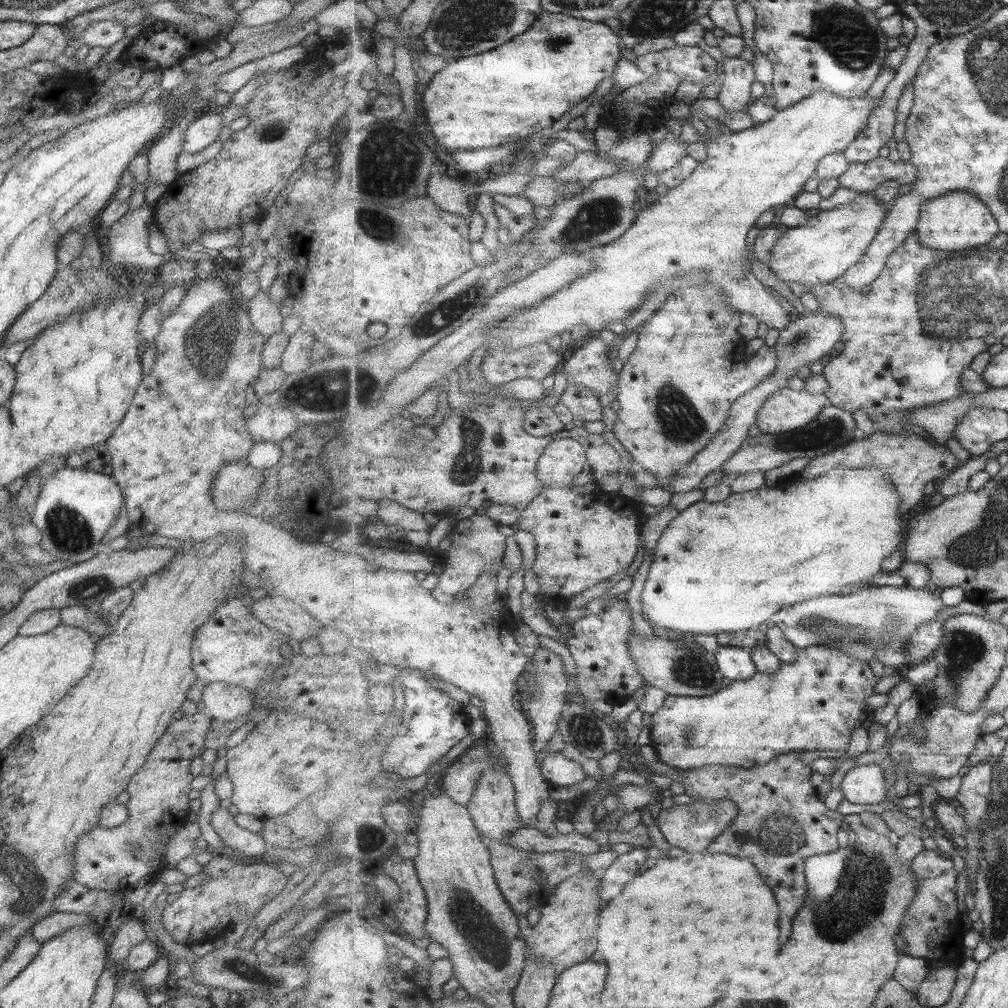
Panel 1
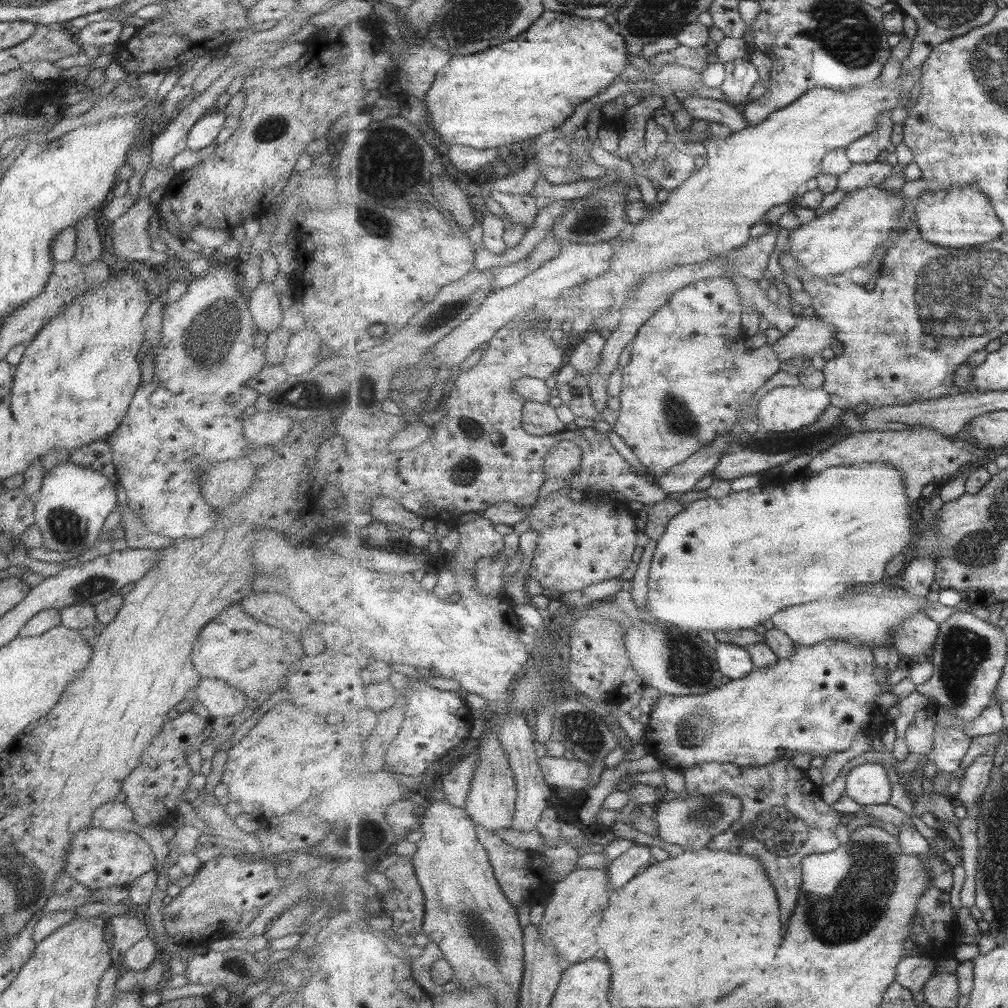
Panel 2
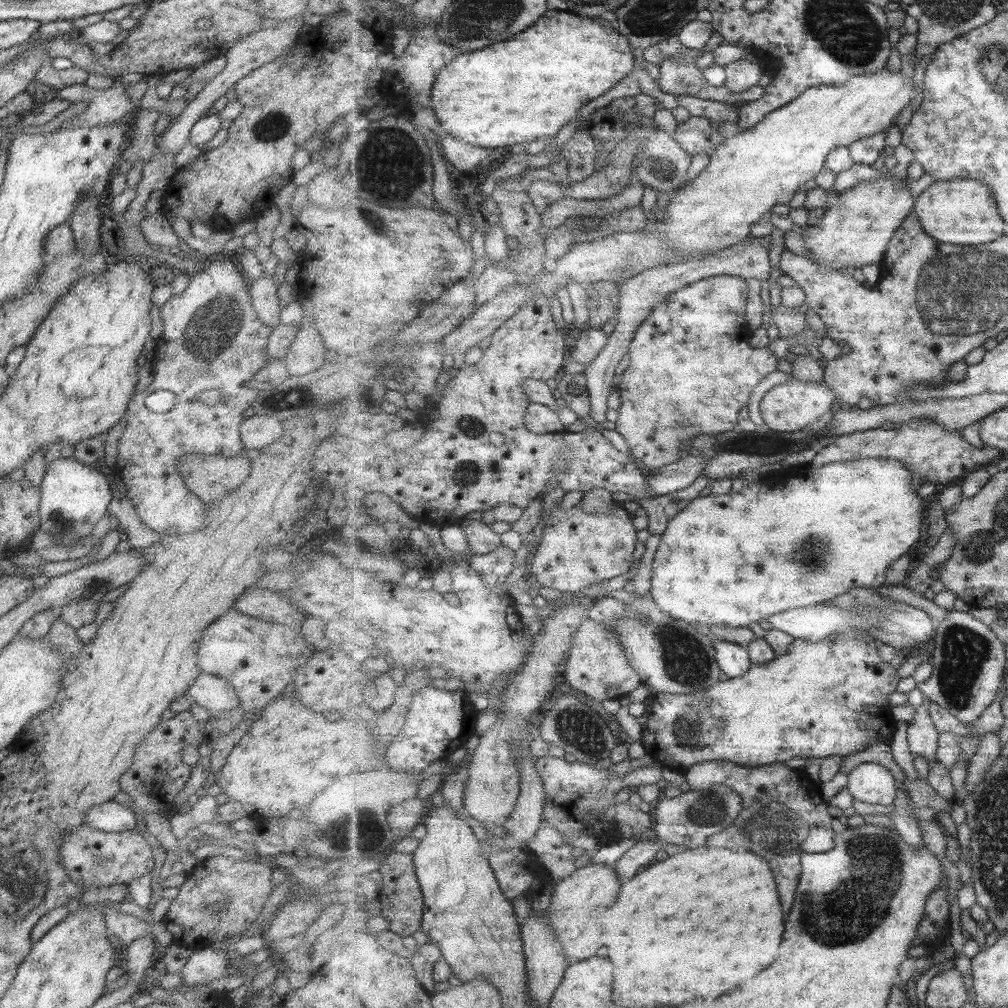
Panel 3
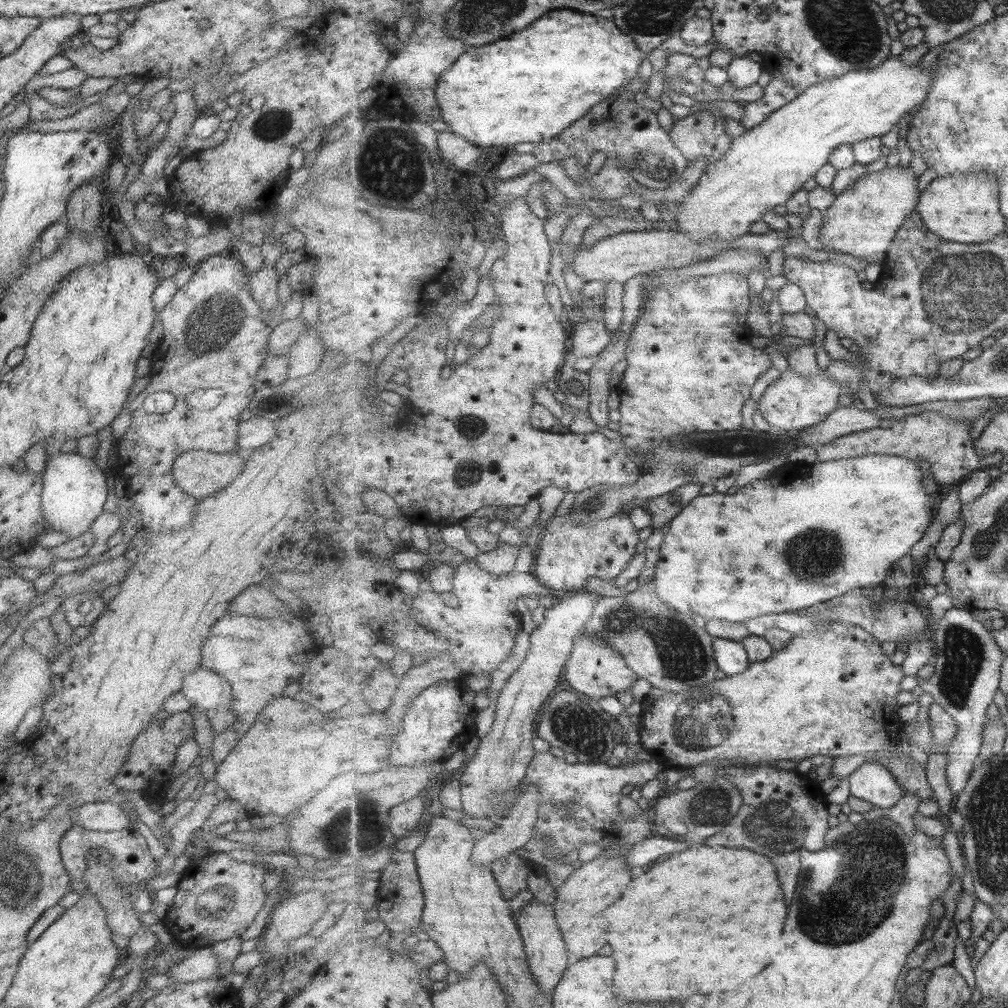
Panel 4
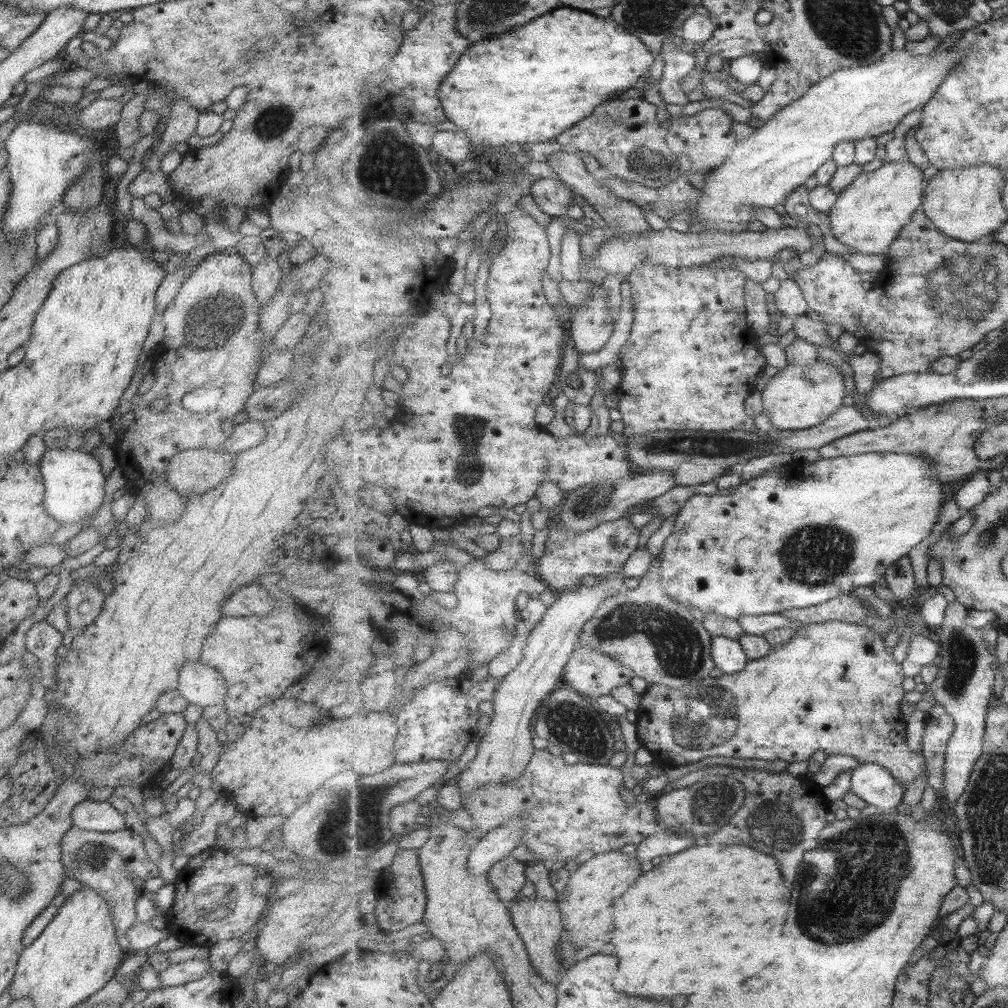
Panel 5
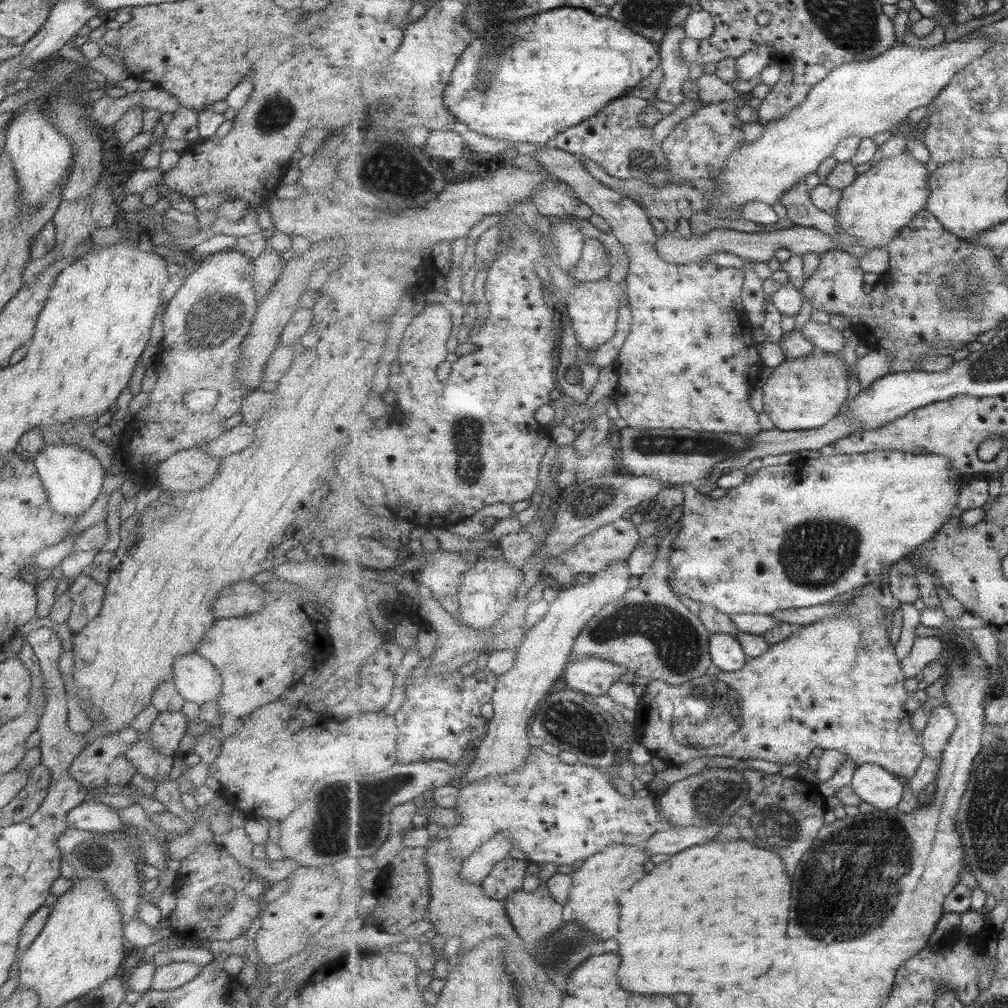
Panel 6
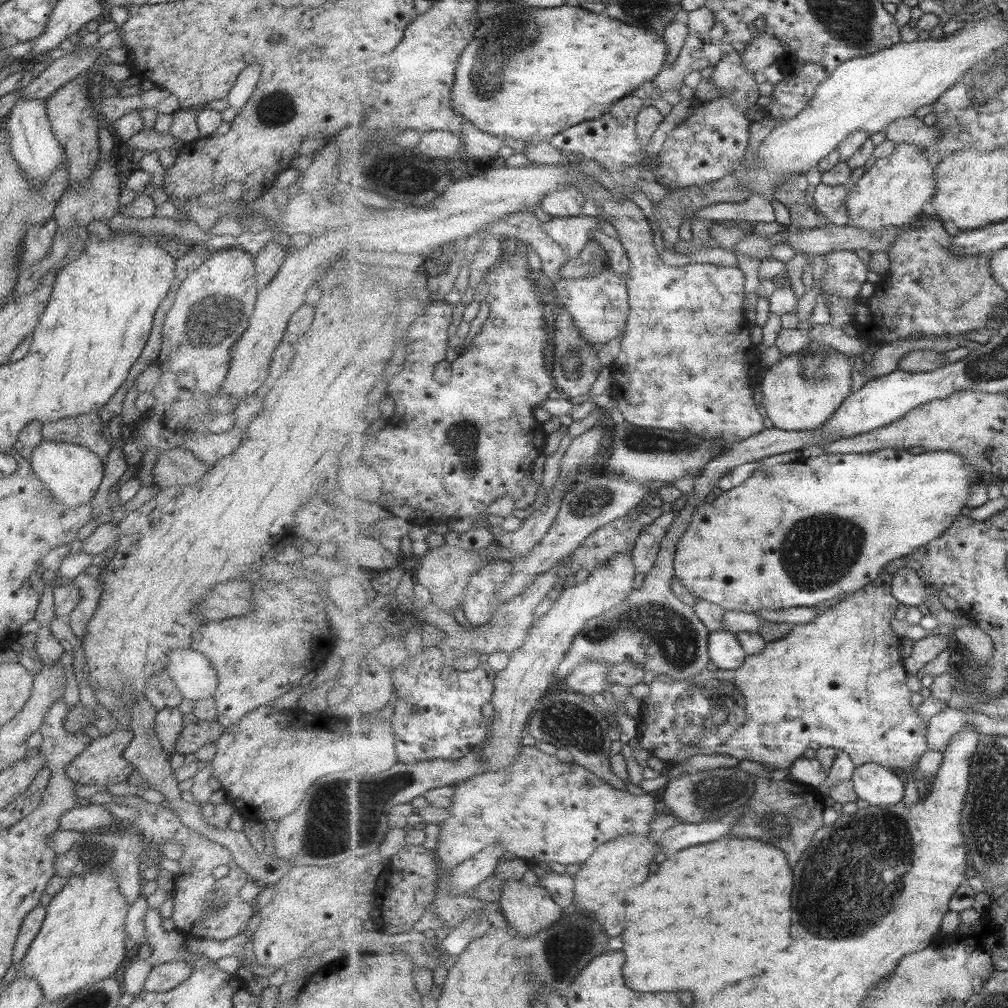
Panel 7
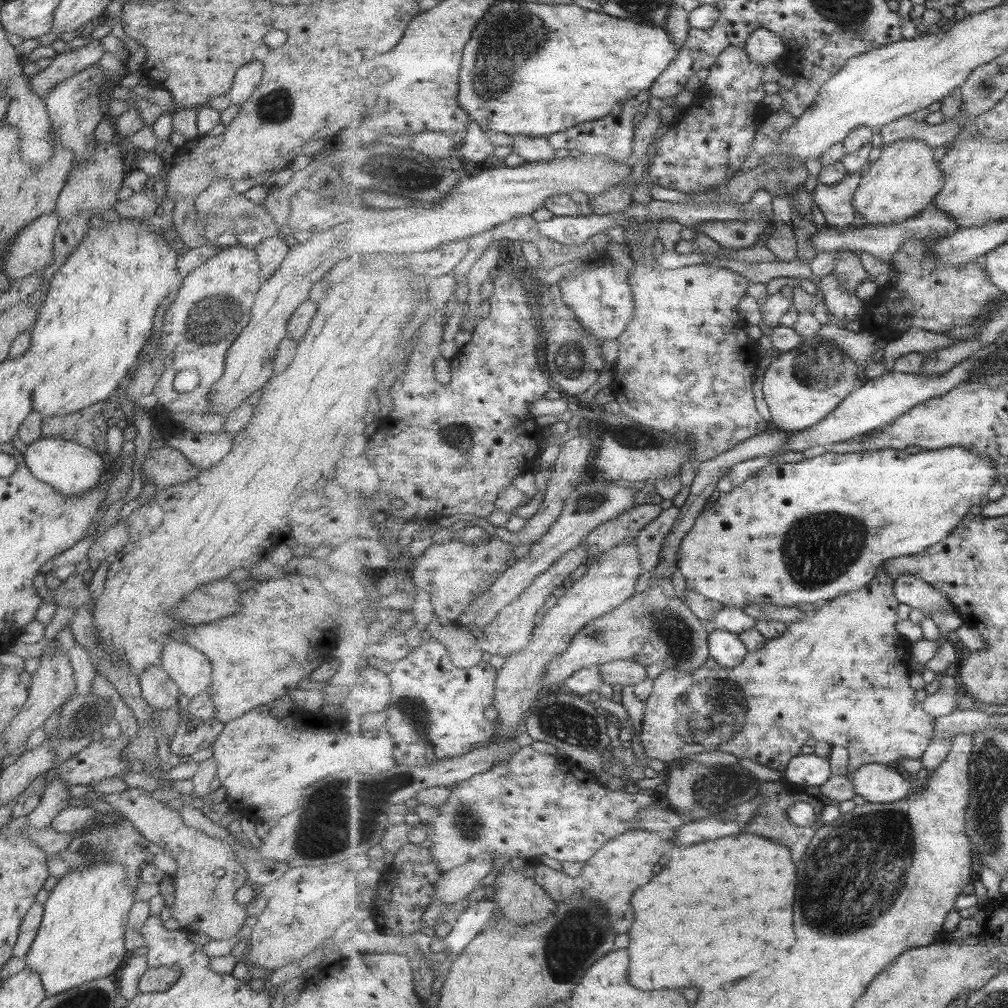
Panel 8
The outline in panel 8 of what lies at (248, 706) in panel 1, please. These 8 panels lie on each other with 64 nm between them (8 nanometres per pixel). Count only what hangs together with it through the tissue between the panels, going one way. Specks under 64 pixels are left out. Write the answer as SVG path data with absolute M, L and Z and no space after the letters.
M186 641L166 643L161 654L161 667L188 699L209 692L212 676L209 658Z

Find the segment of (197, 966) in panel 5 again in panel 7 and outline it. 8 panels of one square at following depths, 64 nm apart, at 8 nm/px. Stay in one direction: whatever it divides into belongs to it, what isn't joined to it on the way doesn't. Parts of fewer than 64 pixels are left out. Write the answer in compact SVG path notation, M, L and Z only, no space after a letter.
M184 961L153 965L143 983L143 990L146 994L160 994L181 983L190 972L191 964Z

